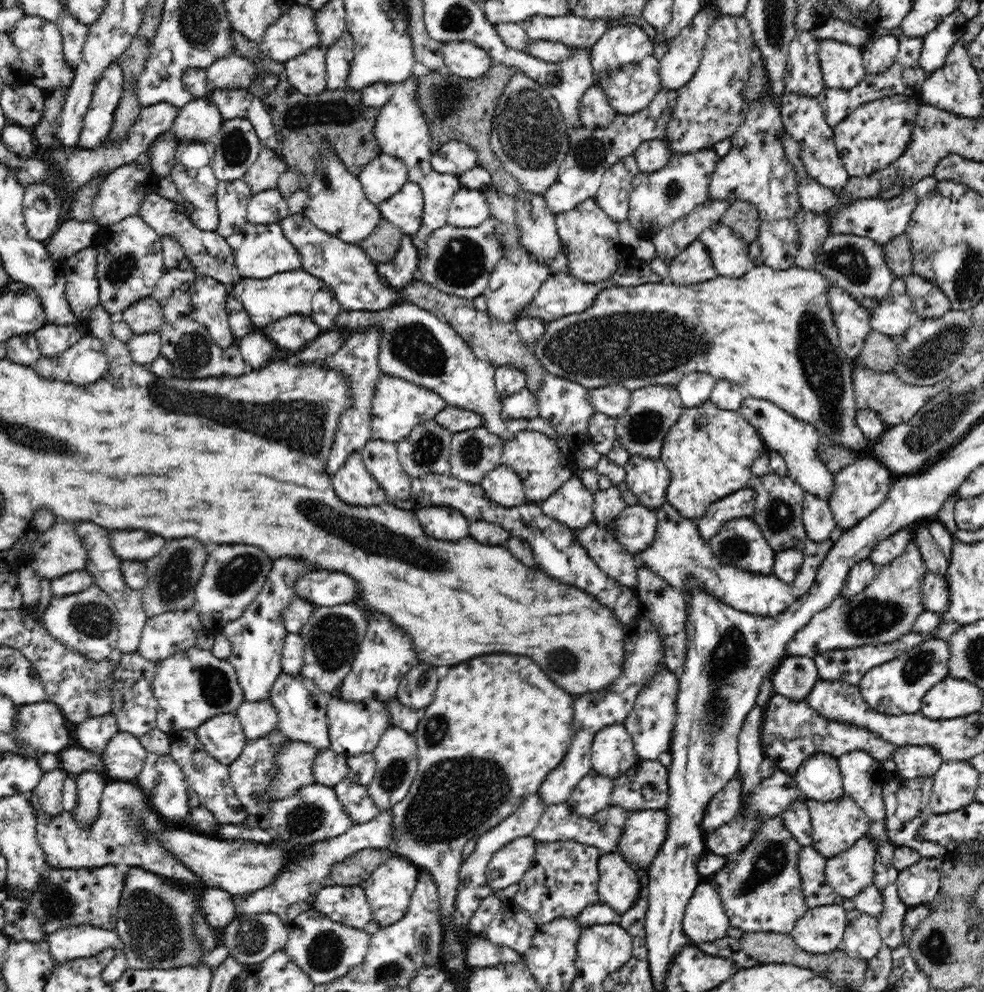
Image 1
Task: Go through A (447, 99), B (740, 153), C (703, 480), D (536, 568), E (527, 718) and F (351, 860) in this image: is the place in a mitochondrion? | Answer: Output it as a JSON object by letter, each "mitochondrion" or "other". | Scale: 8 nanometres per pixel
{"A":"mitochondrion","B":"other","C":"other","D":"other","E":"other","F":"other"}

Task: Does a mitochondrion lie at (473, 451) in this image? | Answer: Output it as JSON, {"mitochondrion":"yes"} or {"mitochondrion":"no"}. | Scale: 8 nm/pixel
{"mitochondrion":"yes"}

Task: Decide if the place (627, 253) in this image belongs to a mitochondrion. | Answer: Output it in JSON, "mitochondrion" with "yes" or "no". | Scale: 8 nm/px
{"mitochondrion":"no"}

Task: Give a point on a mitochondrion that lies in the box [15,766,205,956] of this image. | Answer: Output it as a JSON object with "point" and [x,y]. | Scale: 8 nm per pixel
{"point":[56,903]}

